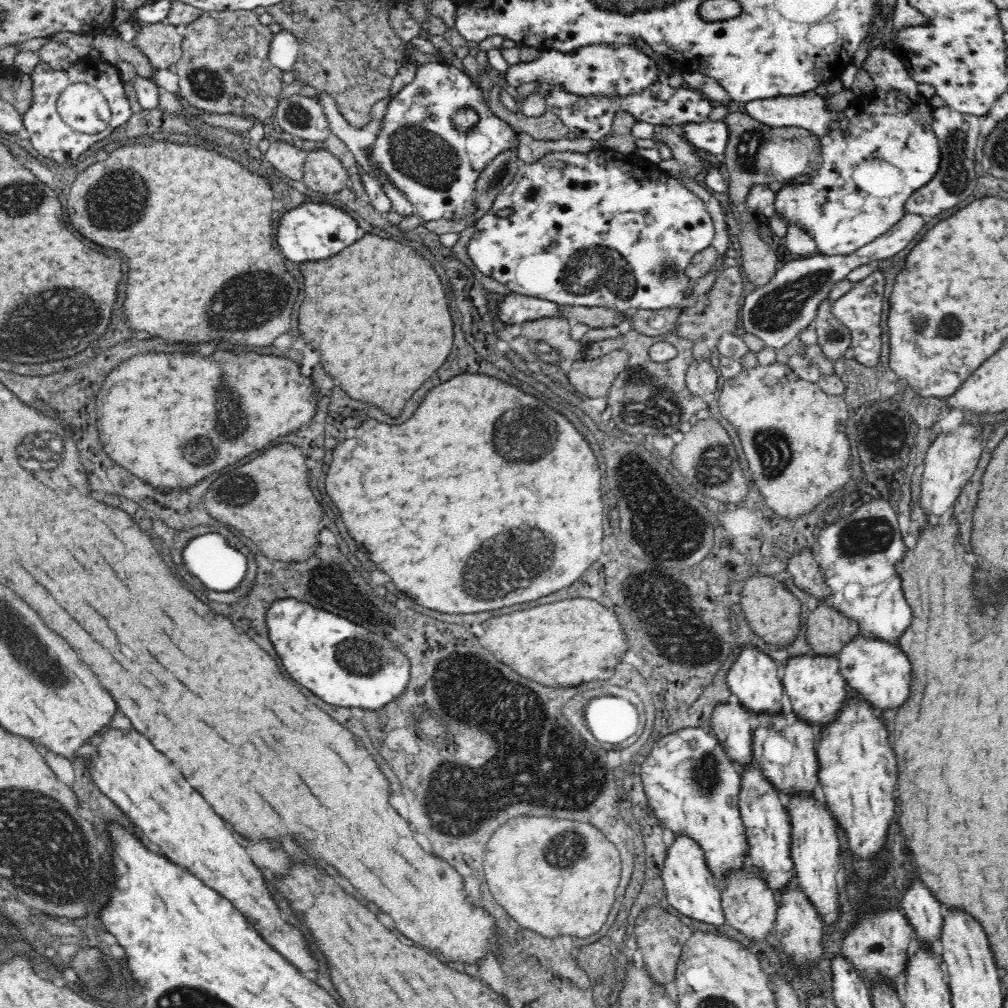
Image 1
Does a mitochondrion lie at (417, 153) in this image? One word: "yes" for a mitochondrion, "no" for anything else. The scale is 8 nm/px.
yes

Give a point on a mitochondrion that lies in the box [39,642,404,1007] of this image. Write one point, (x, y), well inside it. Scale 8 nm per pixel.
(90, 969)

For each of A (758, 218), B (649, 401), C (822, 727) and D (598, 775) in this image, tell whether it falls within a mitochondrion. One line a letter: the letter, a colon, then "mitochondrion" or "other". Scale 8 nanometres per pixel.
A: other
B: mitochondrion
C: other
D: mitochondrion

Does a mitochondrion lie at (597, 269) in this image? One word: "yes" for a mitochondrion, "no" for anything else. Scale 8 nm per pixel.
yes

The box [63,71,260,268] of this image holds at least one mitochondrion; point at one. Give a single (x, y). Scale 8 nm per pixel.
(116, 203)

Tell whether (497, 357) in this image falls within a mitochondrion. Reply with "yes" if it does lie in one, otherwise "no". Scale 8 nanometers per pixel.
no

